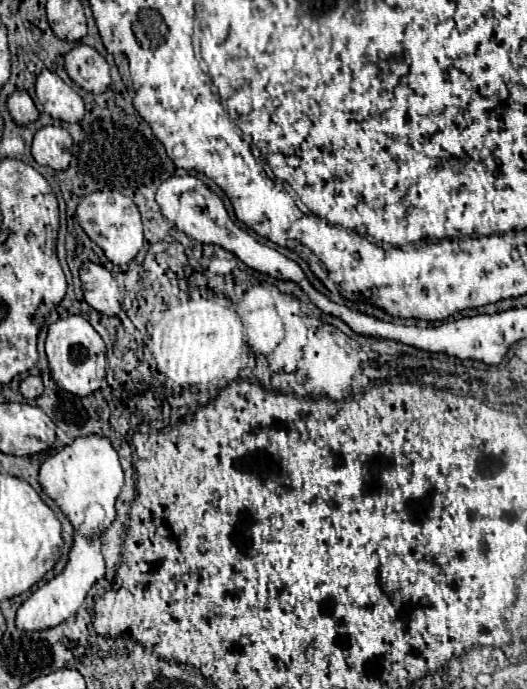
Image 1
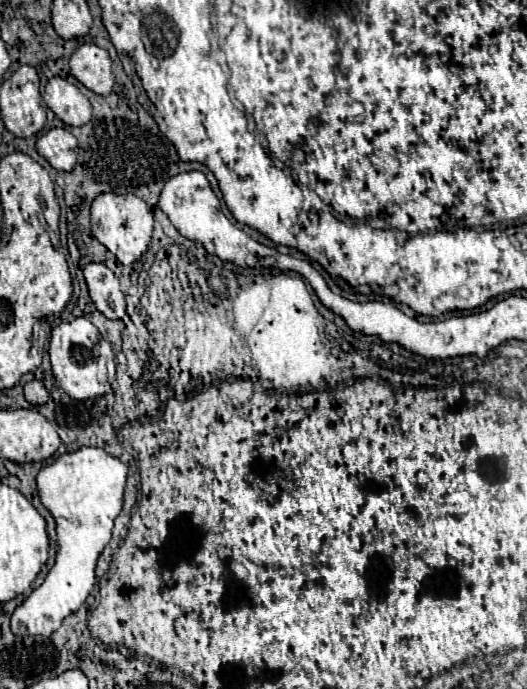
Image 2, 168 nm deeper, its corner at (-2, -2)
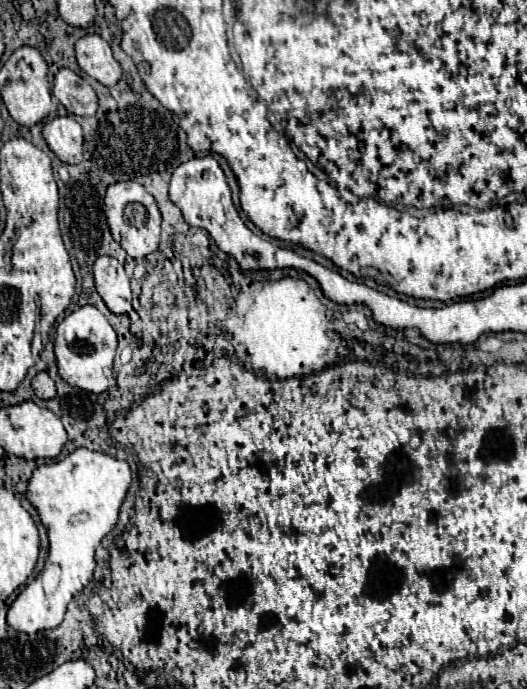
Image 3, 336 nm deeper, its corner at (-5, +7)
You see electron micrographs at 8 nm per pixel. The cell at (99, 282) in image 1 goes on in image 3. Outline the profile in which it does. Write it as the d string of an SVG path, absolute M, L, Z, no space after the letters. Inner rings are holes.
M97 257L93 265L93 277L95 277L95 287L105 305L109 307L111 313L115 315L135 315L131 307L131 287L129 287L129 277L123 269L123 265L113 259L113 257Z

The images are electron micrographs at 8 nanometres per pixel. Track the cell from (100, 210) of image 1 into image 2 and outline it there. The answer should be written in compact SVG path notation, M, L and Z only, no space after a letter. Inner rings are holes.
M102 194L92 202L92 232L94 236L122 262L122 264L132 264L136 262L142 254L146 254L150 240L152 240L152 228L154 220L152 214L146 206L144 200L140 200L134 194Z

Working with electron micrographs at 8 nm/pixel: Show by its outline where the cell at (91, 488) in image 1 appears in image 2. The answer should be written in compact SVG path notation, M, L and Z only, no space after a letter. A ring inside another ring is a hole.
M80 448L62 454L54 464L44 466L38 476L38 496L56 520L56 562L44 582L14 610L12 632L16 636L52 634L62 620L76 612L94 588L96 560L110 542L112 526L122 510L126 464L102 448Z

